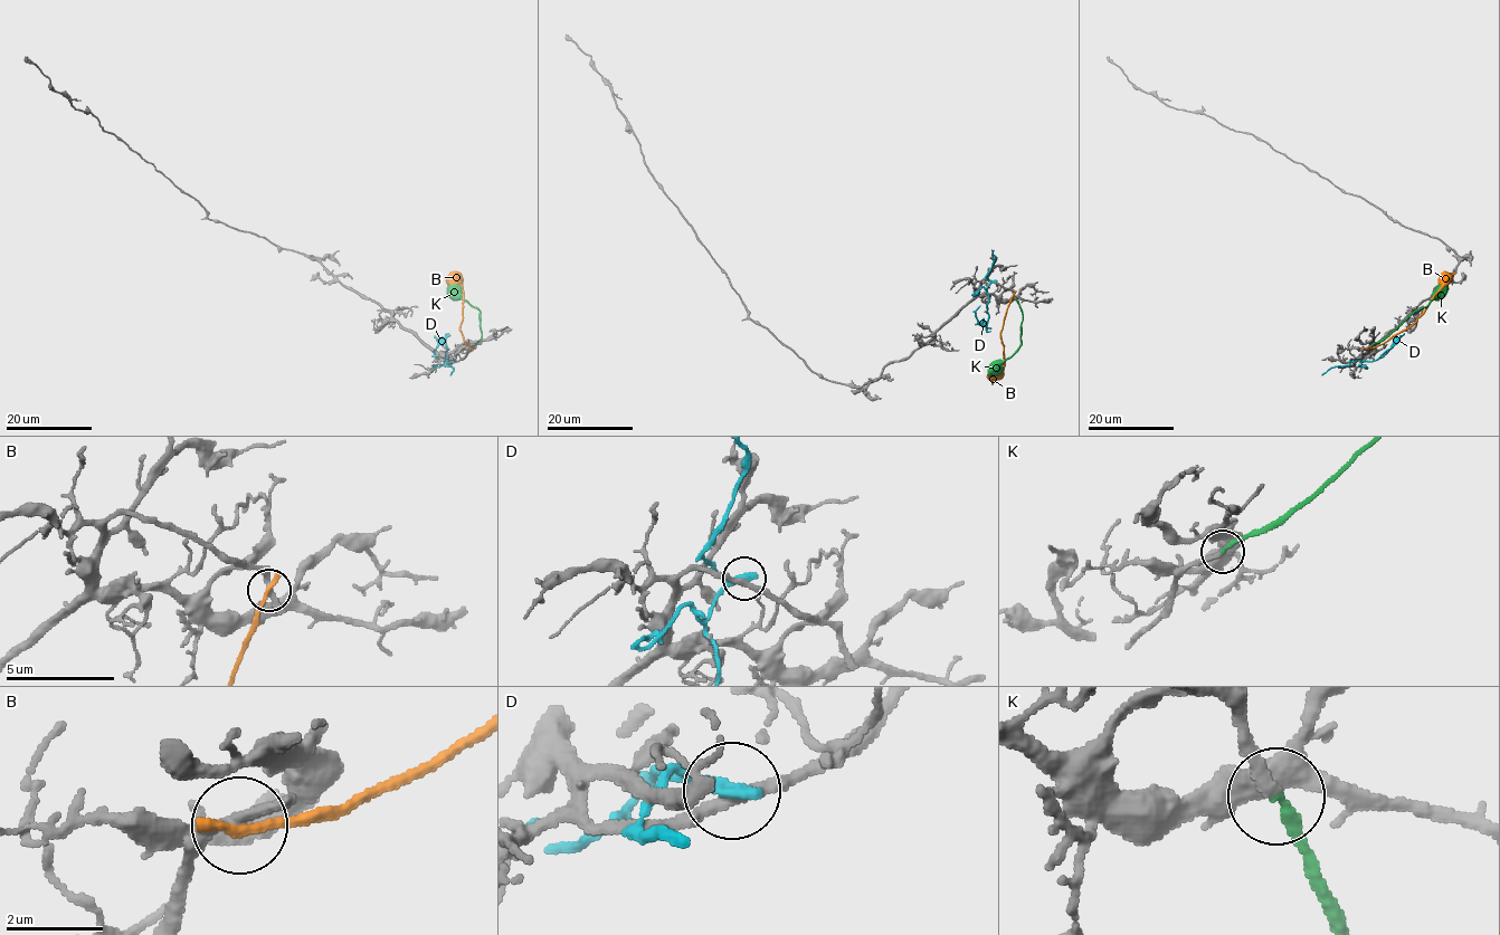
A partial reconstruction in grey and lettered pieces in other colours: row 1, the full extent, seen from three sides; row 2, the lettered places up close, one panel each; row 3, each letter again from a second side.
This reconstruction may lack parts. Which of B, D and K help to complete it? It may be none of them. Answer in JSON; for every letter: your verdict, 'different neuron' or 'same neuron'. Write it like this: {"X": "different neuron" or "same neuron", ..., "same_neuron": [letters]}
{"B": "different neuron", "D": "different neuron", "K": "same neuron", "same_neuron": ["K"]}

